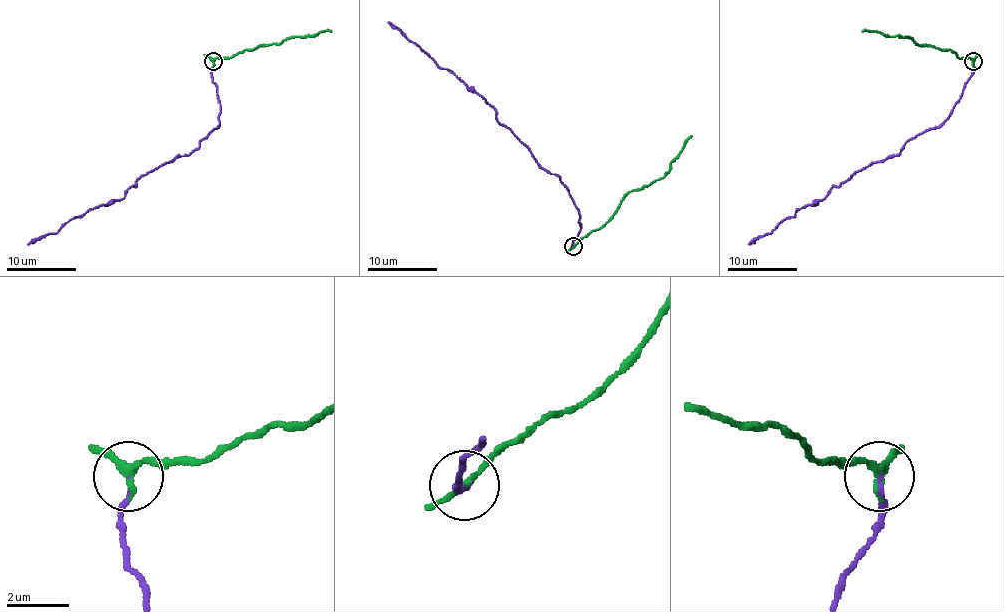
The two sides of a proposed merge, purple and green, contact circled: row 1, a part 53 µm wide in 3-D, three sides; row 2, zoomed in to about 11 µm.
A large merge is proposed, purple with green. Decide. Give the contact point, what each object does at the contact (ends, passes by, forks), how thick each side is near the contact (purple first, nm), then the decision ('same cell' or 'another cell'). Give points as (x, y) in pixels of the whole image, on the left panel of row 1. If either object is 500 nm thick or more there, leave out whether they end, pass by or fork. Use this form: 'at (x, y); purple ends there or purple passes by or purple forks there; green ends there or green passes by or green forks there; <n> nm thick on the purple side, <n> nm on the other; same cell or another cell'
at (213, 61); purple ends there; green passes by; 180 nm thick on the purple side, 200 nm on the other; same cell

